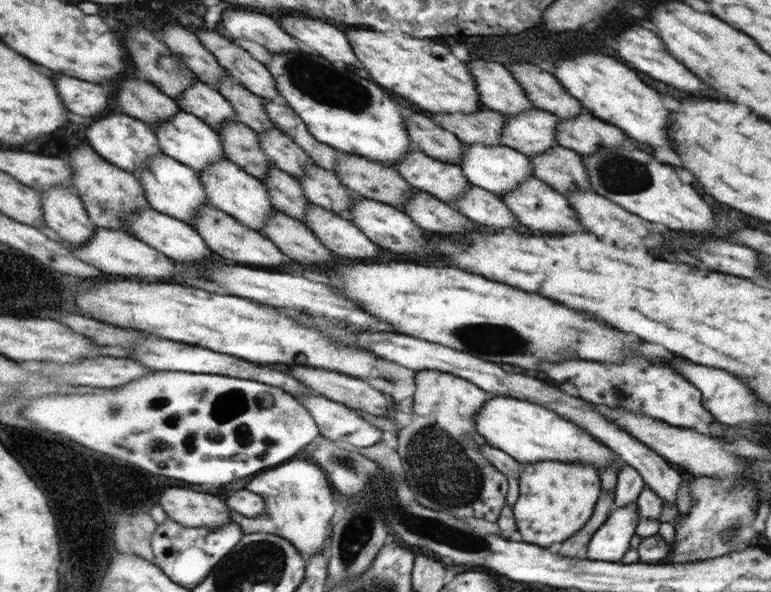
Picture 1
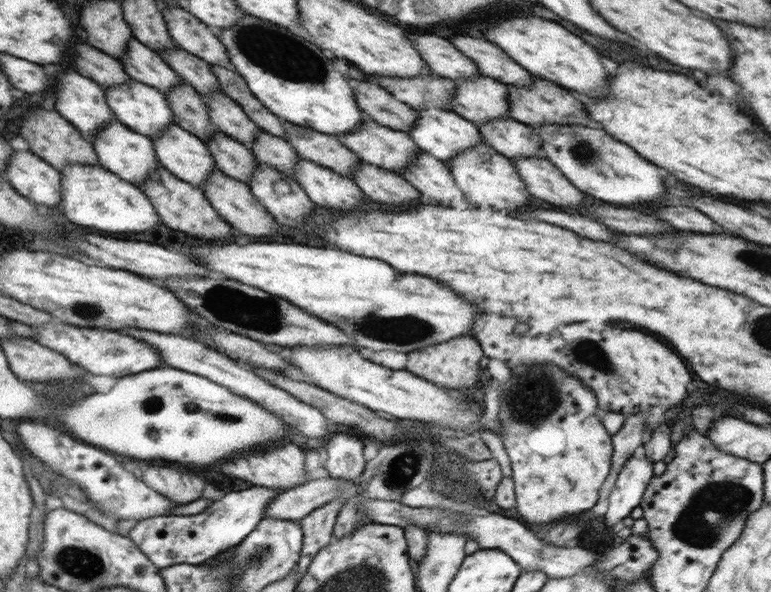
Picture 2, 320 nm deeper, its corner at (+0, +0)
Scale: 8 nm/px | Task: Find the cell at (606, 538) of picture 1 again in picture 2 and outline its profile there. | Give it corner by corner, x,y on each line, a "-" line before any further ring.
643,451
626,461
607,498
609,505
605,520
608,526
616,530
622,526
622,519
642,502
642,495
653,477
653,462

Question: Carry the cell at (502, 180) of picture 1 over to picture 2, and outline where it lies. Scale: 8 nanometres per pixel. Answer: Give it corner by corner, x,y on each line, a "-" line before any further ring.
428,107
417,113
418,120
414,123
414,128
409,131
410,138
416,142
420,150
428,152
445,164
462,151
466,151
468,148
472,150
472,148
484,144
479,128
454,111

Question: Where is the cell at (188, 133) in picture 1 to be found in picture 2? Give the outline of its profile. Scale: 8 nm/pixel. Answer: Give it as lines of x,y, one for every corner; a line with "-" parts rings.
132,79
125,85
106,87
104,91
106,102
115,114
117,122
124,123
124,126
130,127
133,131
154,138
174,123
174,116
165,94
153,86

